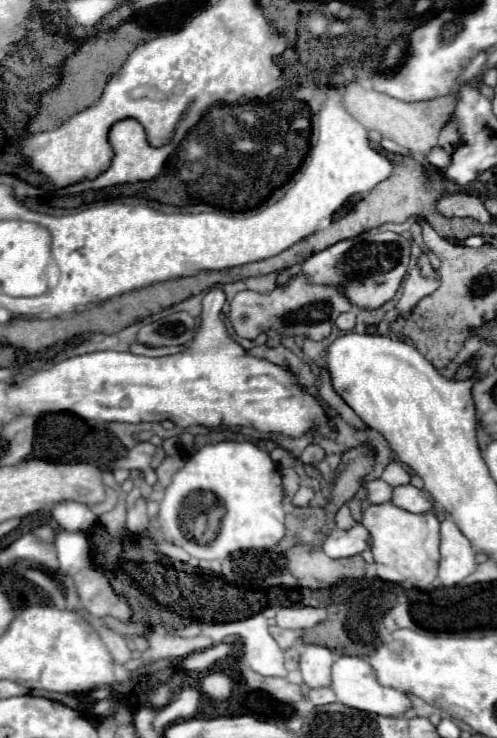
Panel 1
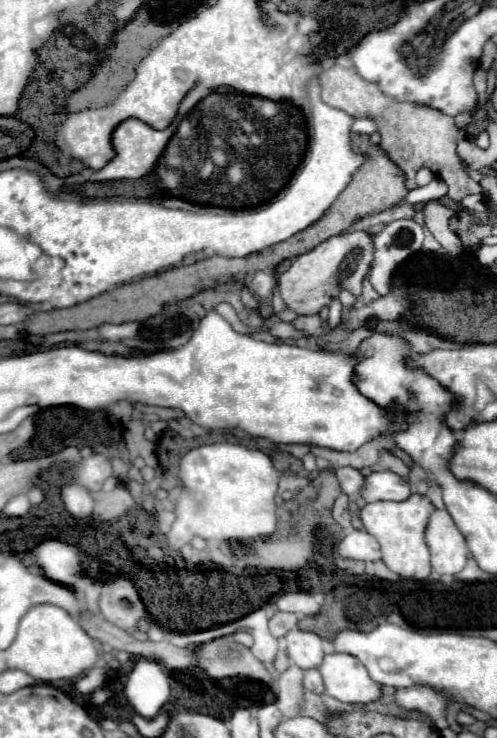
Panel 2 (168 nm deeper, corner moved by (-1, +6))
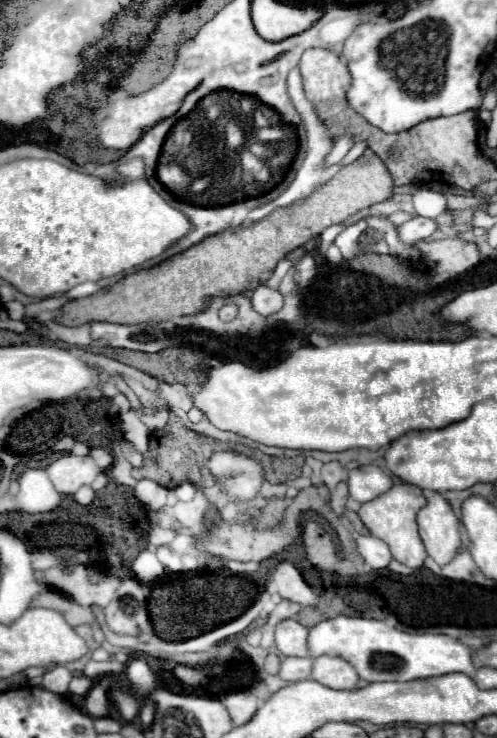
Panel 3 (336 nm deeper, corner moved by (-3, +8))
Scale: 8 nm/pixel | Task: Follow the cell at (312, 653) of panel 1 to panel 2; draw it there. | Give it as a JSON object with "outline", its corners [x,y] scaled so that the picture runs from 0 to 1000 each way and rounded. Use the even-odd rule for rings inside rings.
{"outline":[[[590,851],[569,862],[569,873],[586,900],[610,908],[638,905],[642,897],[650,897],[654,892],[654,870],[634,856]]]}

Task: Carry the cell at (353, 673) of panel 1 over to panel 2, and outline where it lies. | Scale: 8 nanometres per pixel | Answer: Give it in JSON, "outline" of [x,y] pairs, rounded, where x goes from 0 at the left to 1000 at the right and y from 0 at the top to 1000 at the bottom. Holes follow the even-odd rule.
{"outline":[[[658,886],[642,902],[654,940],[706,954],[738,954],[767,943],[734,902],[706,886]]]}

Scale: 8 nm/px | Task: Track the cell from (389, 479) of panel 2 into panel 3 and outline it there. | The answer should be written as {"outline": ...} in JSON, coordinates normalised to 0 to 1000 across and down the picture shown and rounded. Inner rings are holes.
{"outline":[[[742,629],[742,631],[706,637],[698,656],[702,656],[702,669],[710,678],[742,680],[775,669],[795,656],[795,648],[783,645],[783,640],[775,640],[759,629]]]}

